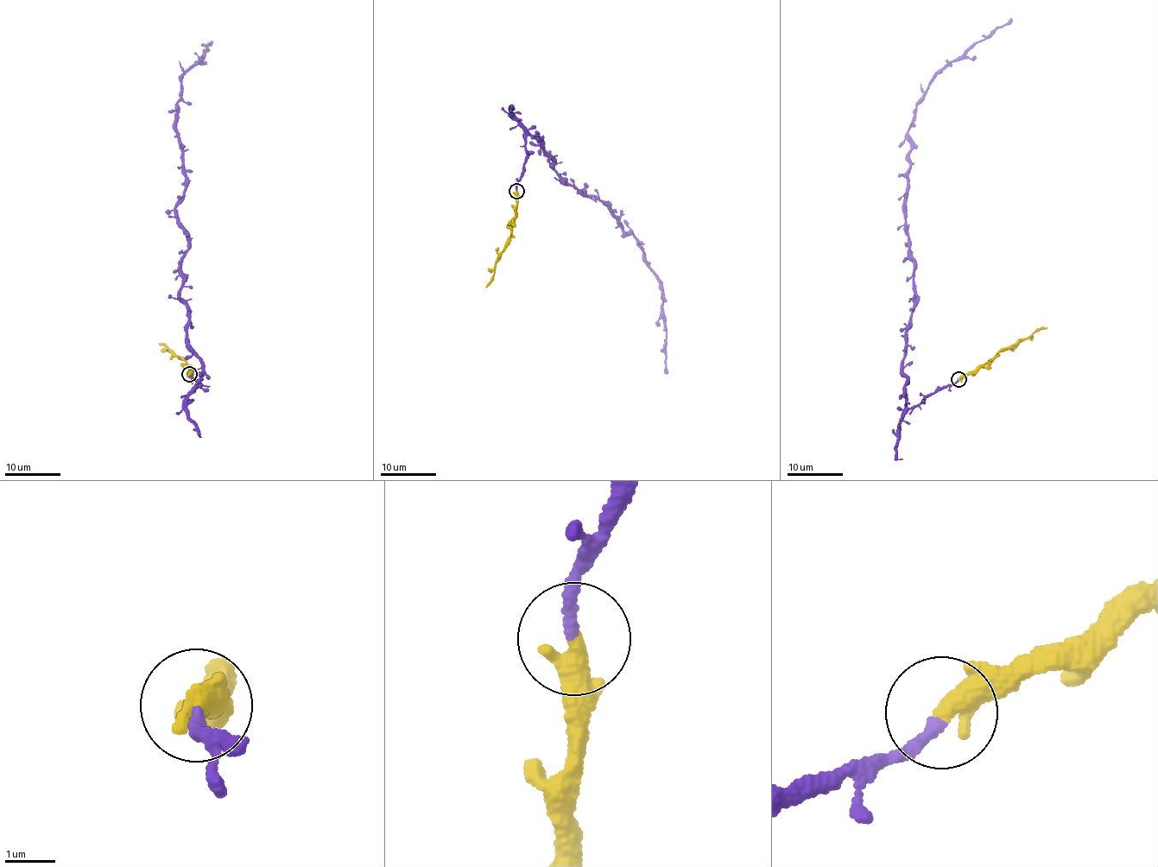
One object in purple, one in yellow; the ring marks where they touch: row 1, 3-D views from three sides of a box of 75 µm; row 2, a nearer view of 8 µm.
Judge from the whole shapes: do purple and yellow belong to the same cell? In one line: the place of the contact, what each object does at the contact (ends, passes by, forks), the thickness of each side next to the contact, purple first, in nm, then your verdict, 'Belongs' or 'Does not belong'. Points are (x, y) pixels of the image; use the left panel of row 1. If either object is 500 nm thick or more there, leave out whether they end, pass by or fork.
Place: (189, 374). At the ring purple ends. At the ring yellow ends. Thickness 240 nm (purple) against 480 nm. Belongs

